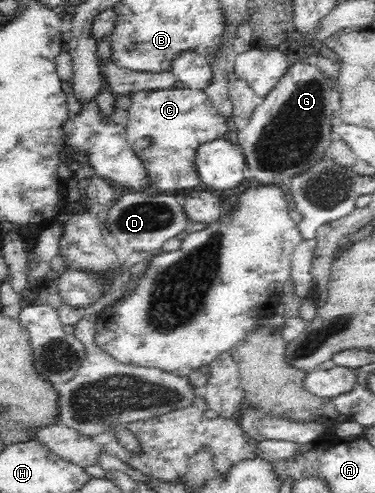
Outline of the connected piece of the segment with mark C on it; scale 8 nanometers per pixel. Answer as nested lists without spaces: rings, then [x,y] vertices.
[[[172,87],[168,90],[134,94],[134,106],[127,112],[125,133],[128,144],[144,162],[152,181],[152,193],[176,194],[198,186],[196,150],[205,142],[221,139],[228,132],[226,117],[213,106],[204,90]]]

